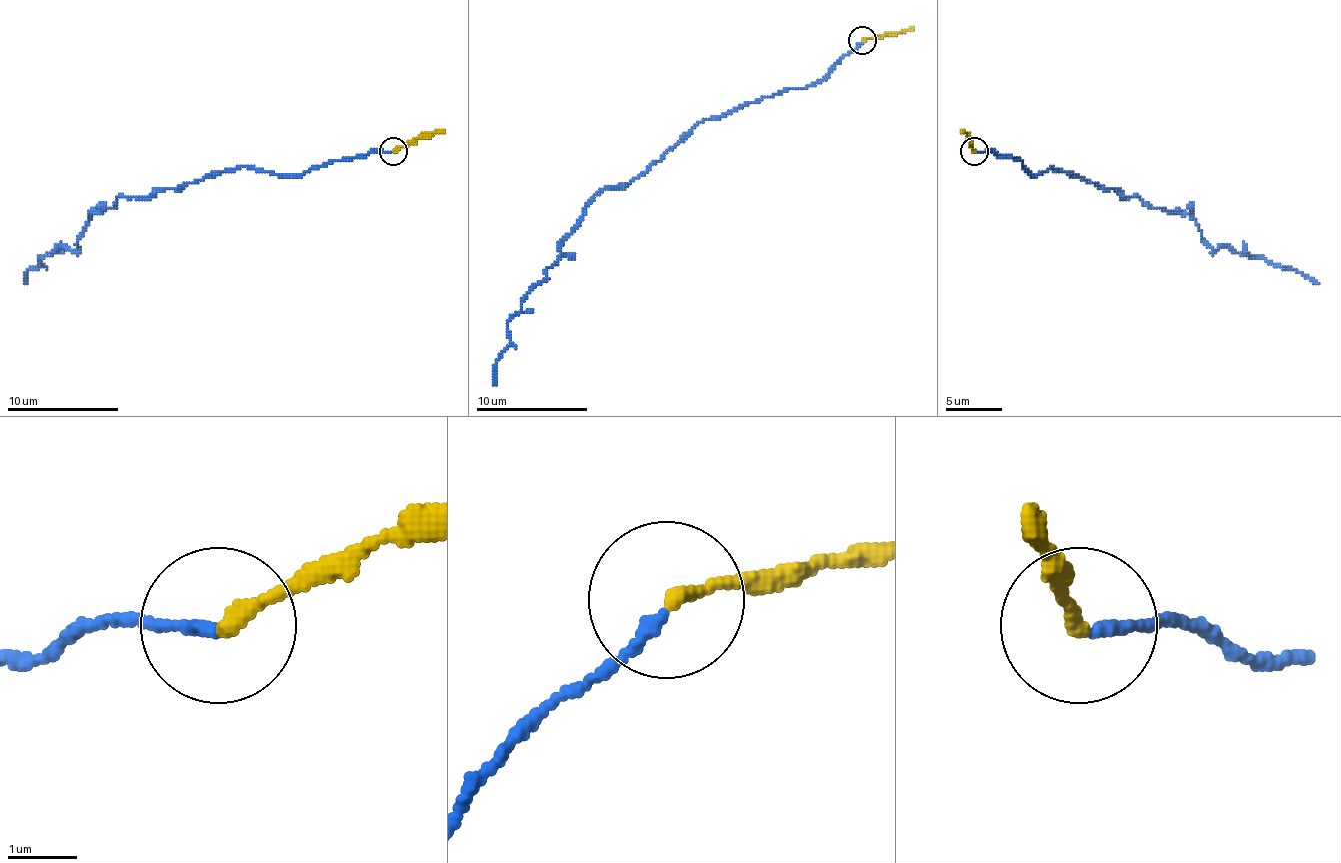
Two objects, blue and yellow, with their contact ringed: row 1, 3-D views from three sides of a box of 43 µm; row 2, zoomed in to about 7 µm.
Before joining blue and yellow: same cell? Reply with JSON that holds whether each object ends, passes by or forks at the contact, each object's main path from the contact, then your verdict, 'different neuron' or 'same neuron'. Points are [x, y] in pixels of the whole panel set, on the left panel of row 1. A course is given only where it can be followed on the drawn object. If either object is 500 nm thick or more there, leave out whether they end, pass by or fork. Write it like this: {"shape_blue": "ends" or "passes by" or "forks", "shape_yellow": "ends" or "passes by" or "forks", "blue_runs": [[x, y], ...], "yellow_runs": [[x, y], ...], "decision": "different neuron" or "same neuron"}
{"shape_blue": "ends", "shape_yellow": "ends", "blue_runs": [[393, 152], [301, 174], [228, 169], [125, 197], [91, 213], [75, 250], [38, 258], [24, 283]], "yellow_runs": [[393, 152], [444, 130]], "decision": "same neuron"}

